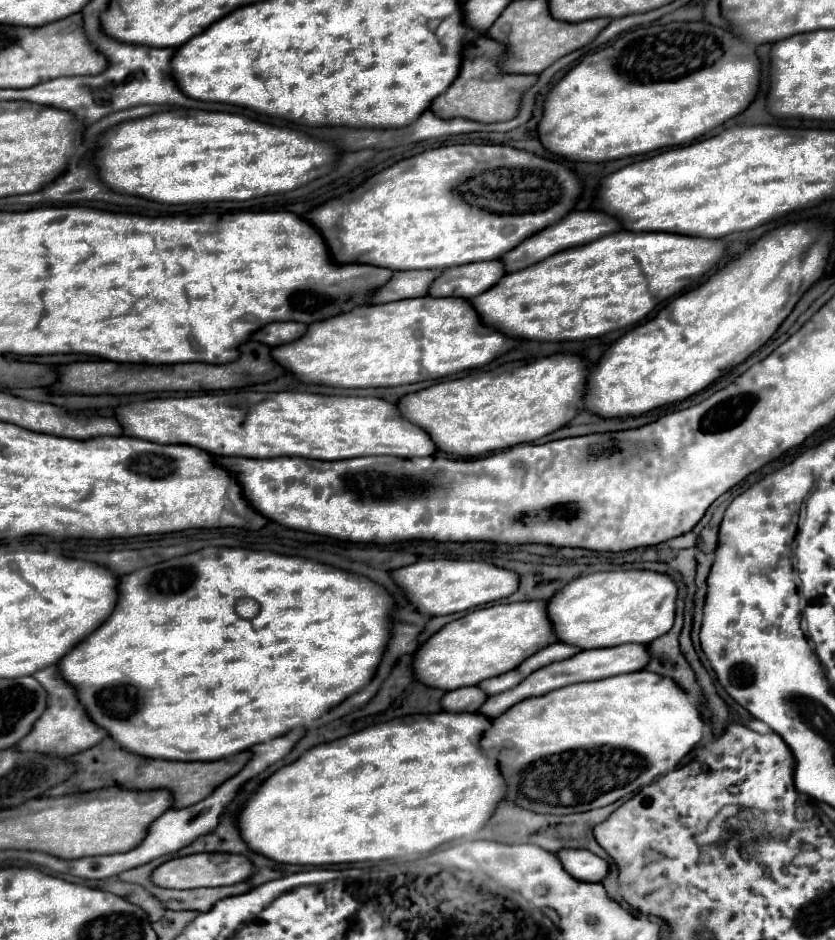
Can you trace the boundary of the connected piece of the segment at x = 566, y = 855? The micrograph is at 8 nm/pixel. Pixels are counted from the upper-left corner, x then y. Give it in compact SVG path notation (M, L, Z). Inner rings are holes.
M562 849L556 855L562 861L564 869L580 881L600 883L610 871L608 863L602 857L598 857L586 849Z

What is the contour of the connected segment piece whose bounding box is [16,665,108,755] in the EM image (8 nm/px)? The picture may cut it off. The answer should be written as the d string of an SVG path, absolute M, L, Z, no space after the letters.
M50 665L42 671L36 671L34 677L38 677L38 681L42 681L42 687L48 691L48 709L34 723L34 729L16 745L20 751L76 755L80 751L86 751L86 749L98 745L102 739L108 737L108 733L100 725L96 725L92 721L92 717L86 713L84 705L78 699L76 689L70 683L66 683L66 679L60 675L56 665Z

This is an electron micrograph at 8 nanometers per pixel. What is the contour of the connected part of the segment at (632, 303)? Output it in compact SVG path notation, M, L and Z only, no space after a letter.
M618 231L606 235L590 245L578 249L568 249L566 253L556 253L530 269L518 273L508 273L498 285L472 297L472 305L486 325L492 325L514 339L528 341L582 341L606 335L610 331L626 329L630 325L646 319L652 309L678 295L684 287L696 283L704 273L708 273L726 253L726 245L720 239L674 235L674 233L632 233Z

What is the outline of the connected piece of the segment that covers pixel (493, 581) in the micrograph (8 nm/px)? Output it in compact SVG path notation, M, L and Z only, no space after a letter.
M430 559L396 569L392 573L396 583L406 589L410 601L428 615L448 615L466 611L484 603L492 603L510 597L520 587L520 575L516 571L496 567L484 561L454 561L454 559Z

